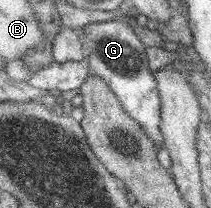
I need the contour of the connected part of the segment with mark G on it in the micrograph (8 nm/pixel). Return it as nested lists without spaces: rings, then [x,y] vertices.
[[[122,20],[91,23],[81,33],[83,45],[86,47],[87,57],[91,63],[91,75],[99,75],[109,83],[118,100],[122,101],[128,115],[137,119],[146,135],[161,146],[157,153],[158,157],[161,164],[172,172],[173,156],[165,144],[165,135],[161,130],[162,99],[155,73],[152,73],[148,63],[148,46],[140,39],[135,29]]]

